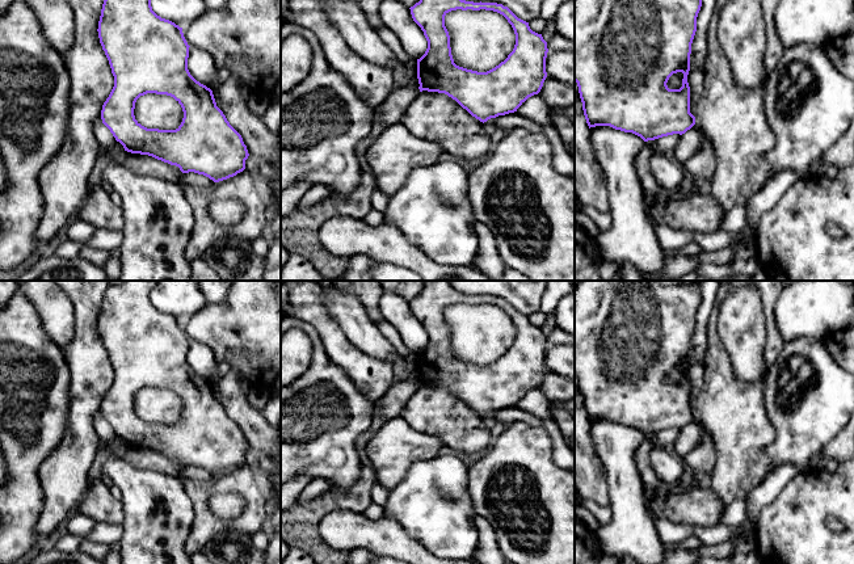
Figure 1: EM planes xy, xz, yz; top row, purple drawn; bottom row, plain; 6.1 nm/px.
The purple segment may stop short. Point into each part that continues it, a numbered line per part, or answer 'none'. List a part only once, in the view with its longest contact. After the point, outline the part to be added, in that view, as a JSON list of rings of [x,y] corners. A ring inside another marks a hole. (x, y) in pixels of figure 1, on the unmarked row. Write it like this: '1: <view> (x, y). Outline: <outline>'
none

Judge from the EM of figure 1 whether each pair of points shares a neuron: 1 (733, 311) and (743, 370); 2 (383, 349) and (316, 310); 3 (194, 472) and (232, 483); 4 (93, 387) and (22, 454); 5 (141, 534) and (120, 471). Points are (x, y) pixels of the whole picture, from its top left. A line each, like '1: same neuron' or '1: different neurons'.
1: same neuron
2: different neurons
3: different neurons
4: different neurons
5: same neuron

